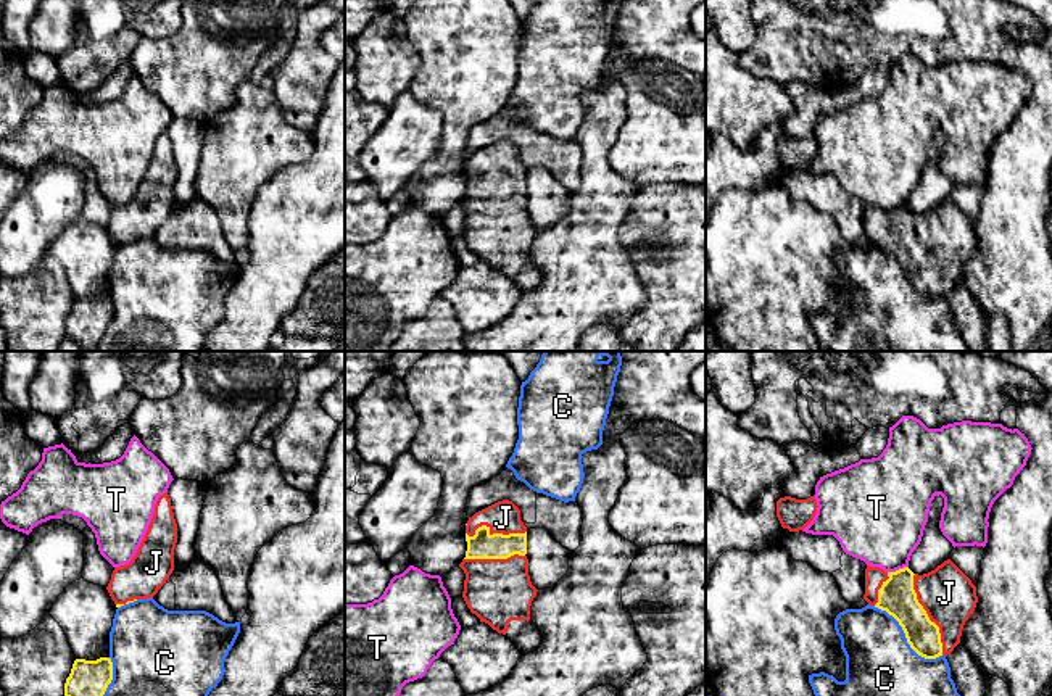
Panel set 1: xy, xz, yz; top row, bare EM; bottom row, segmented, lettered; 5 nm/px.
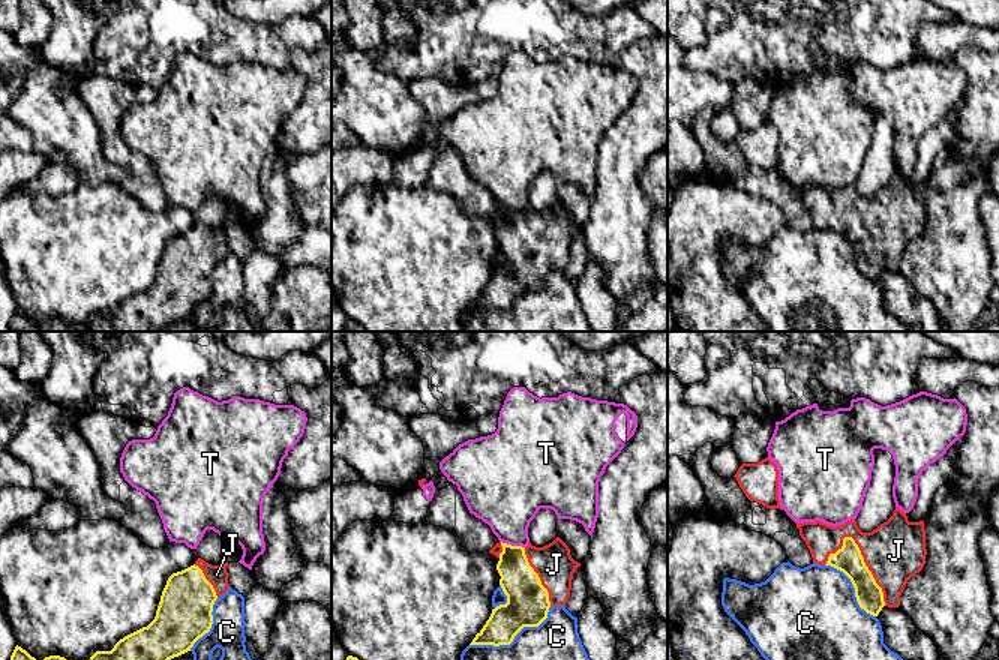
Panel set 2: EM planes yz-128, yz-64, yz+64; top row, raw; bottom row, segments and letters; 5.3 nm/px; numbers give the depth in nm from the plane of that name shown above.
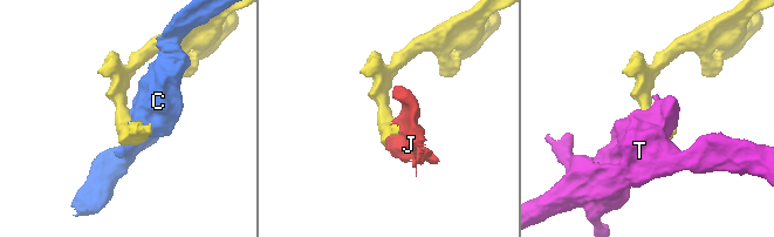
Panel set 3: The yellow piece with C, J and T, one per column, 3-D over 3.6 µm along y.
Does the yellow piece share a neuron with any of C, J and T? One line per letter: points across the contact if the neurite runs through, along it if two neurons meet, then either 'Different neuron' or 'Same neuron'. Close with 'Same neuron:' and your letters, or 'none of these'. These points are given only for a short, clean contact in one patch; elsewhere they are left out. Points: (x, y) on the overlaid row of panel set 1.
C: Different neuron
J: Same neuron
T: Boundary: yz (907, 566), (888, 572). Different neuron
Same neuron: J

